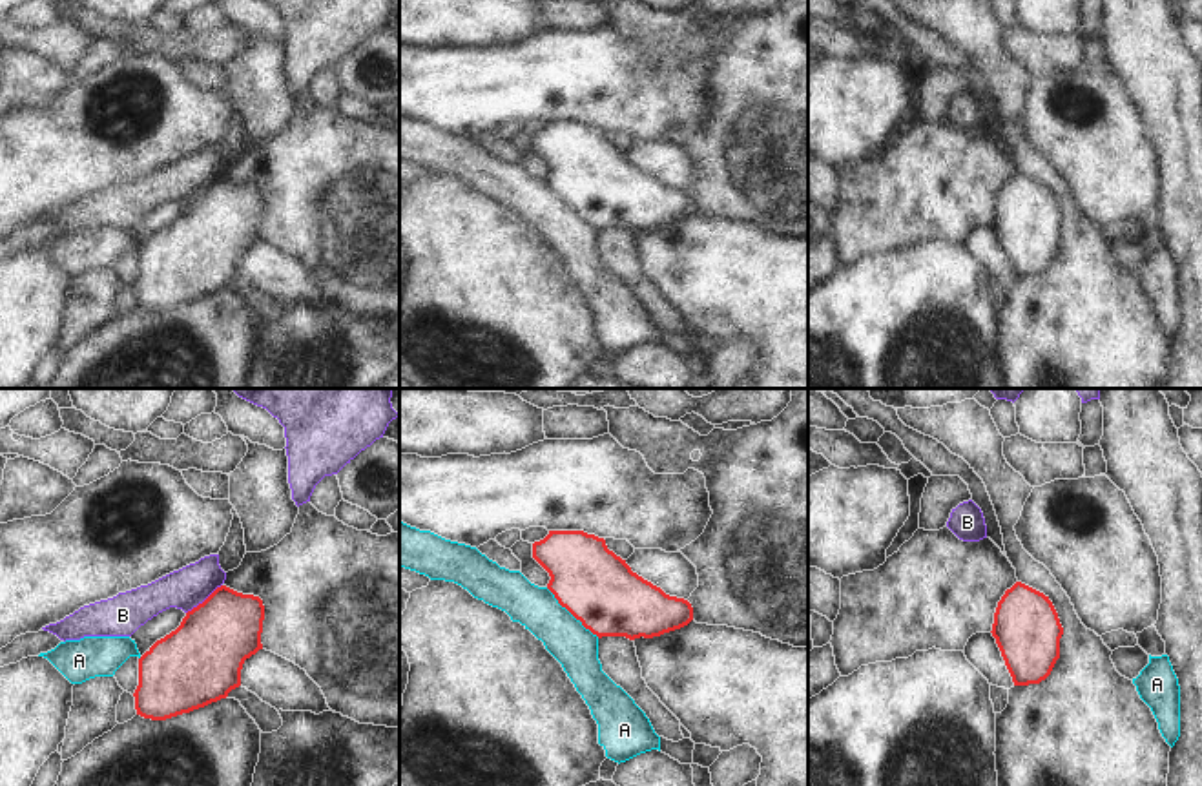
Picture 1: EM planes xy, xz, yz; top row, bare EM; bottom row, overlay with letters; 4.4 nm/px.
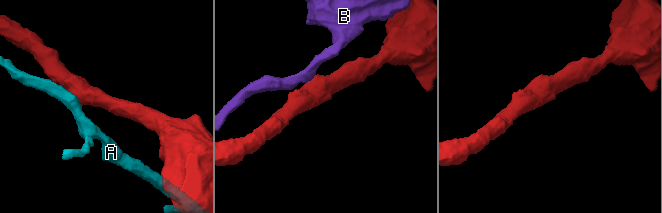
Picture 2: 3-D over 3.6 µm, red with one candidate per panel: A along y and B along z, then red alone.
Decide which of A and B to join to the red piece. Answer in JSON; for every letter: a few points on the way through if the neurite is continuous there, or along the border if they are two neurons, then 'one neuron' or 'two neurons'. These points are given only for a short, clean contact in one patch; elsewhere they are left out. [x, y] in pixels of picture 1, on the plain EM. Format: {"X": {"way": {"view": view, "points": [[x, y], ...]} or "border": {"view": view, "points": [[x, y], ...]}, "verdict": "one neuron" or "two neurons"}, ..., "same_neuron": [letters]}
{"A": {"border": {"view": "xz", "points": [[546, 179], [599, 228]]}, "verdict": "two neurons"}, "B": {"border": {"view": "xy", "points": [[221, 175], [186, 205]]}, "verdict": "two neurons"}, "same_neuron": []}

